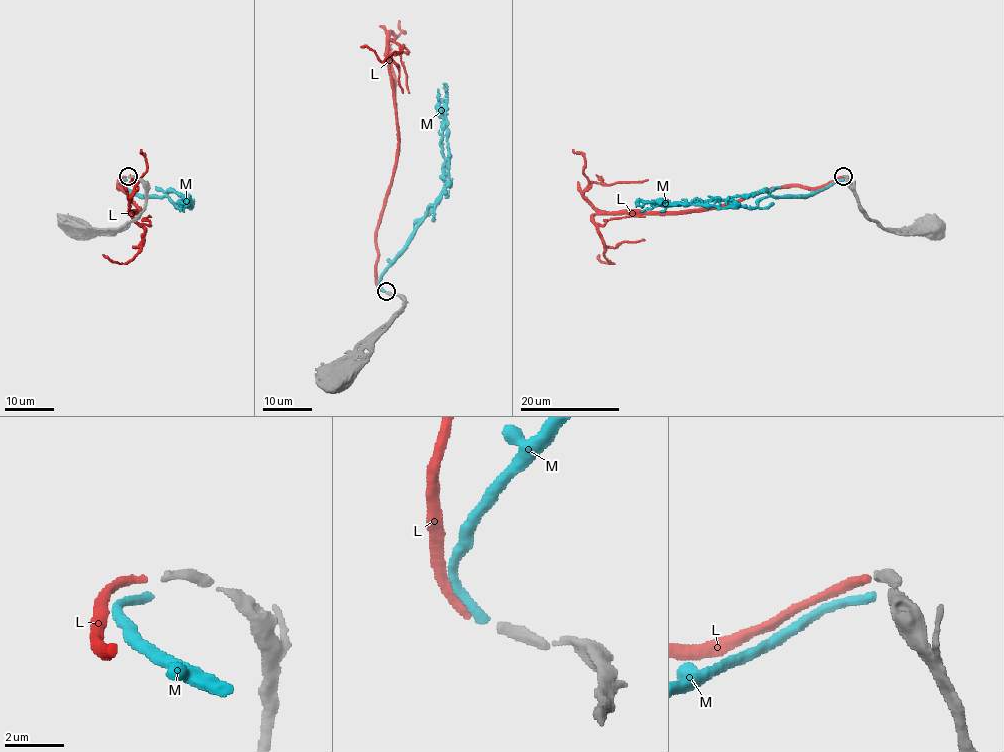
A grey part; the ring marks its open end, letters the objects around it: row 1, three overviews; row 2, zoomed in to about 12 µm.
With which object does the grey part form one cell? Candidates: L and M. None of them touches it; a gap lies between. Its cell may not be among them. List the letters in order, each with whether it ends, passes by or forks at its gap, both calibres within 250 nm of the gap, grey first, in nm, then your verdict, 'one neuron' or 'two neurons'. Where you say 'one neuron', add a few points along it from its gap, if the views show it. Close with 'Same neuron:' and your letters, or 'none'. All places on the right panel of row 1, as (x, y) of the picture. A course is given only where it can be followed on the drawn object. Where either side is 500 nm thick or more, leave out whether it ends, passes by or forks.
L: it ends | 300/320 nm | one neuron | via (843, 177), (819, 187), (779, 187), (697, 209), (596, 213), (603, 255), (613, 264), (603, 262), (599, 255)
M: it ends | 300/320 nm | two neurons
Same neuron: L

